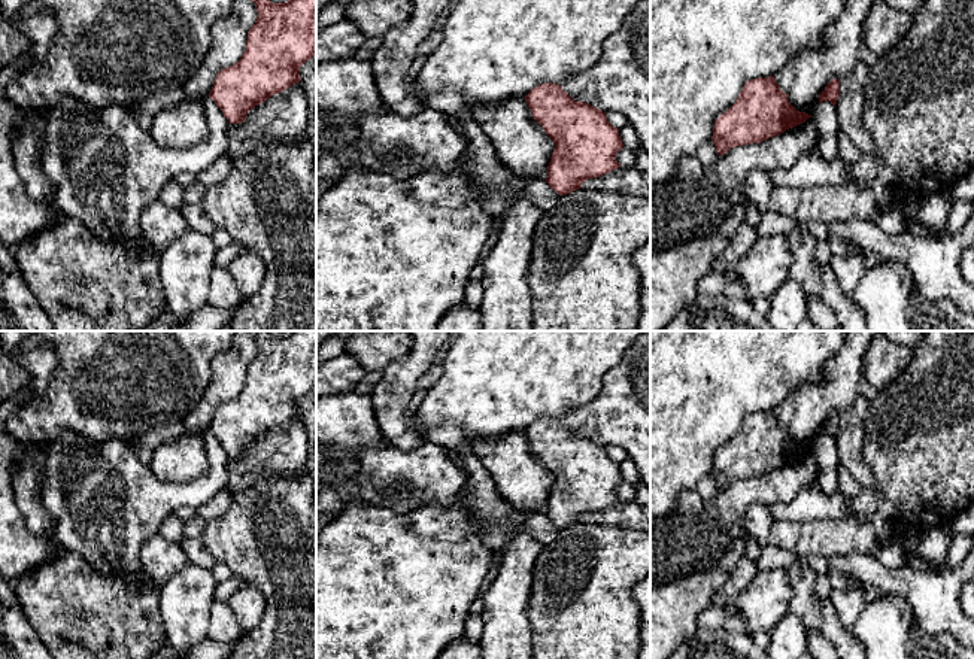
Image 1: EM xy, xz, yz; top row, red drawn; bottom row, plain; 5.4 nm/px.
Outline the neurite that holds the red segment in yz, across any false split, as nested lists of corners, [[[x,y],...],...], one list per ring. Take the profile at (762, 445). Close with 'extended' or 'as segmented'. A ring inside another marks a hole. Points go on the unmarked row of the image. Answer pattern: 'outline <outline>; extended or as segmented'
outline [[[774,410],[747,414],[735,437],[713,459],[719,489],[731,482],[761,477],[805,456],[811,449],[797,444]]]; as segmented

